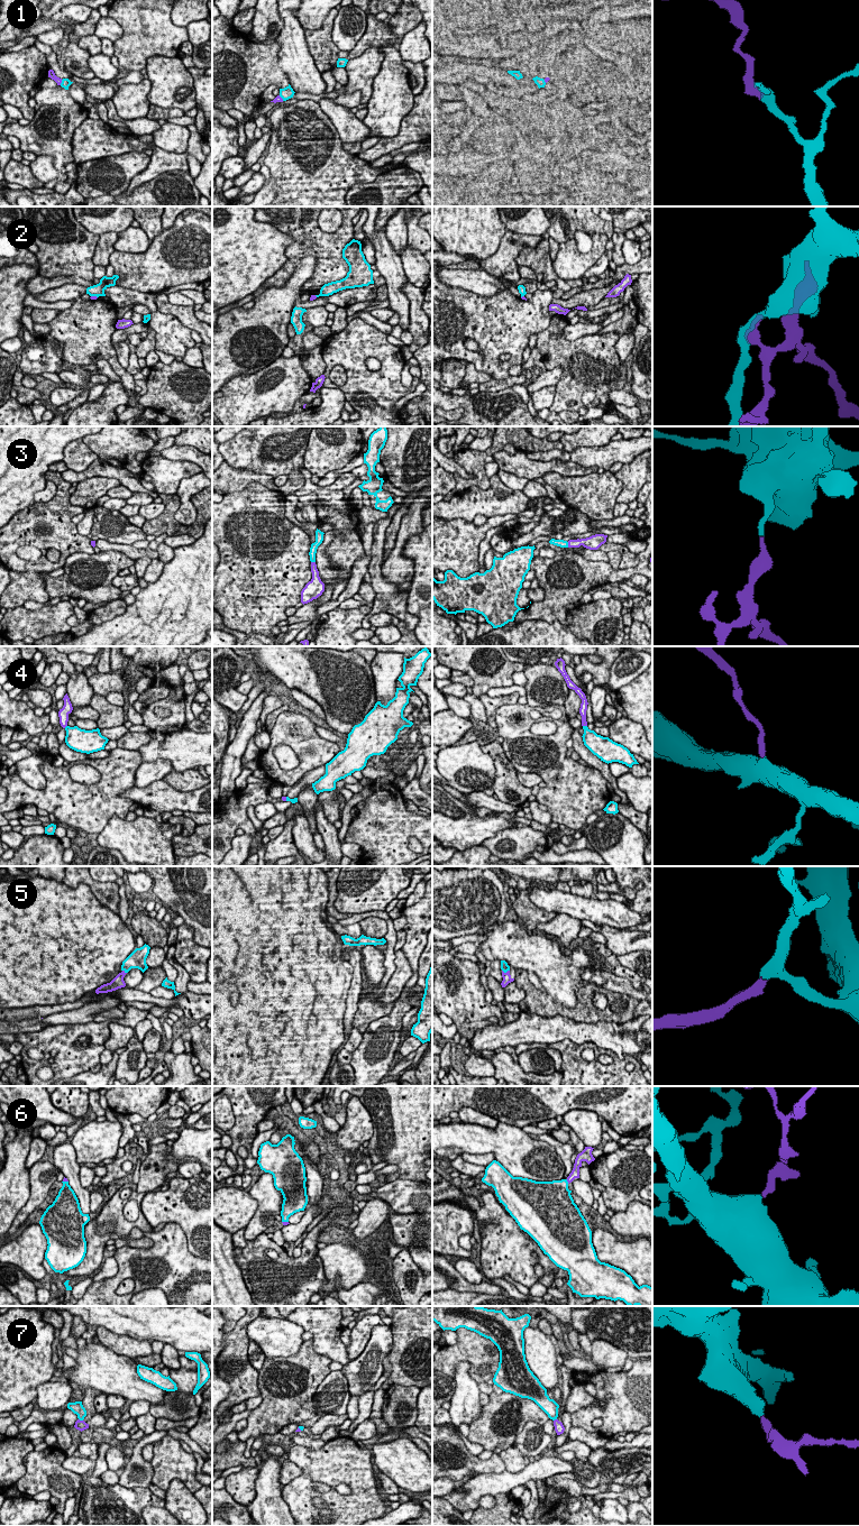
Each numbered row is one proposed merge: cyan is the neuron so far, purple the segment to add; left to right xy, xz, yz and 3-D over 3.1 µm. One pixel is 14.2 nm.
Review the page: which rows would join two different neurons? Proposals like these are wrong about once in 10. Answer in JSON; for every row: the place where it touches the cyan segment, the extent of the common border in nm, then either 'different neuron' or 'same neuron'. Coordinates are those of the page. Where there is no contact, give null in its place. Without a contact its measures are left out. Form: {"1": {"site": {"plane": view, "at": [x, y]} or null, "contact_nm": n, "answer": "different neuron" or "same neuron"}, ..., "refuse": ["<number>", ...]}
{"1": {"site": {"plane": "xy", "at": [62, 82]}, "contact_nm": 90, "answer": "same neuron"}, "2": {"site": {"plane": "xy", "at": [94, 295]}, "contact_nm": 100, "answer": "different neuron"}, "3": {"site": {"plane": "yz", "at": [567, 544]}, "contact_nm": 80, "answer": "same neuron"}, "4": {"site": {"plane": "yz", "at": [585, 726]}, "contact_nm": 70, "answer": "same neuron"}, "5": {"site": {"plane": "yz", "at": [505, 972]}, "contact_nm": 110, "answer": "same neuron"}, "6": {"site": {"plane": "yz", "at": [567, 1182]}, "contact_nm": 70, "answer": "same neuron"}, "7": {"site": {"plane": "xy", "at": [81, 1419]}, "contact_nm": 70, "answer": "same neuron"}, "refuse": ["2"]}

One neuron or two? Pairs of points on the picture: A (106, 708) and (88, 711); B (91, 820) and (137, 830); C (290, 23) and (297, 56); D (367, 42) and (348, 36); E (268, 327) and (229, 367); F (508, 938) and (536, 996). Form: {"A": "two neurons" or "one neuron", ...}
{"A": "two neurons", "B": "two neurons", "C": "one neuron", "D": "two neurons", "E": "one neuron", "F": "two neurons"}

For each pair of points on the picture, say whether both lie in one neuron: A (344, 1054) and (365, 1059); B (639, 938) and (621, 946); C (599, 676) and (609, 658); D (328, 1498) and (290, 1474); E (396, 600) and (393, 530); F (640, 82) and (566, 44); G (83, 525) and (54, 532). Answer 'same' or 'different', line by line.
A: different
B: same
C: same
D: different
E: different
F: same
G: different

